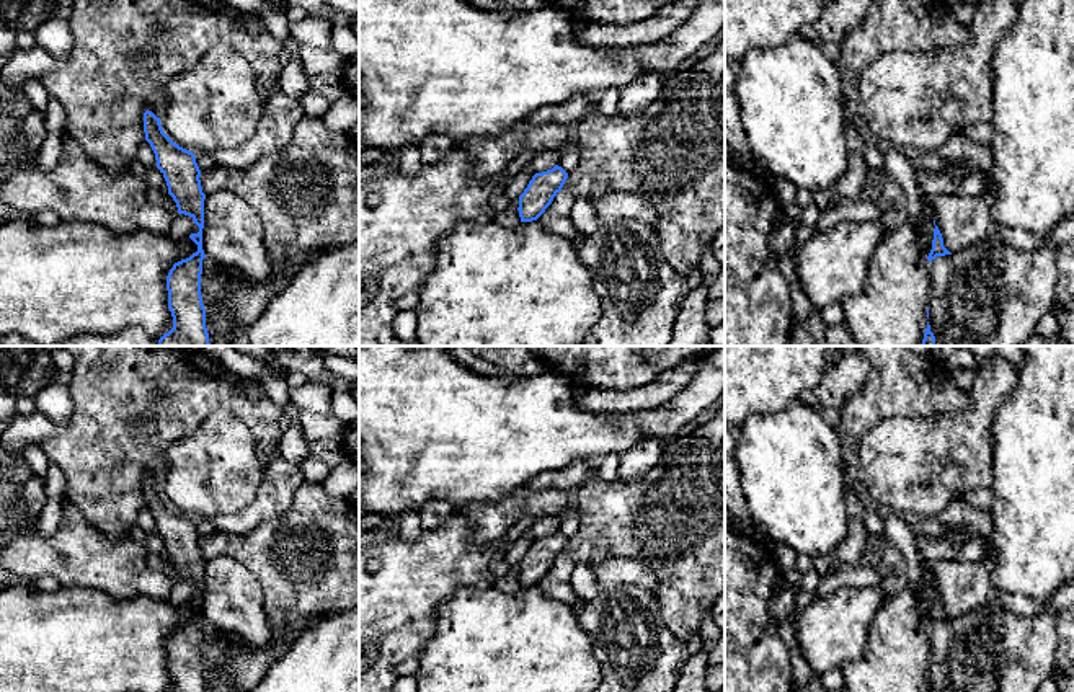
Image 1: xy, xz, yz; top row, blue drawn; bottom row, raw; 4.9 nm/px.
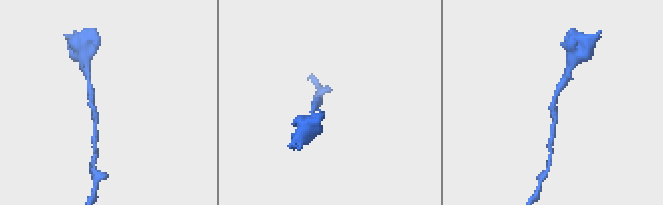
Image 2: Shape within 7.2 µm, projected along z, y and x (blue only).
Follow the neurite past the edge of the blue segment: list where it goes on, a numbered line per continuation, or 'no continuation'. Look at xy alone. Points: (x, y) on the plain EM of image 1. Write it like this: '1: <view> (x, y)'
no continuation

